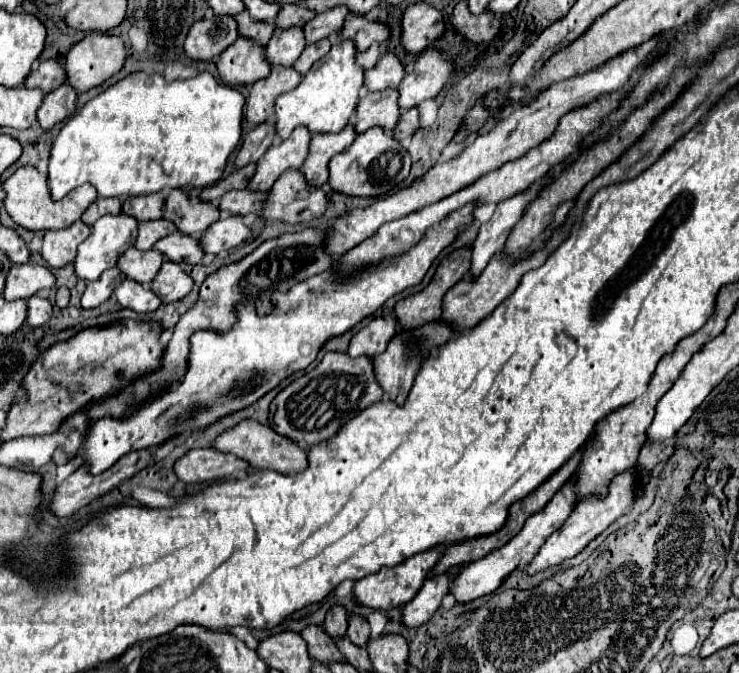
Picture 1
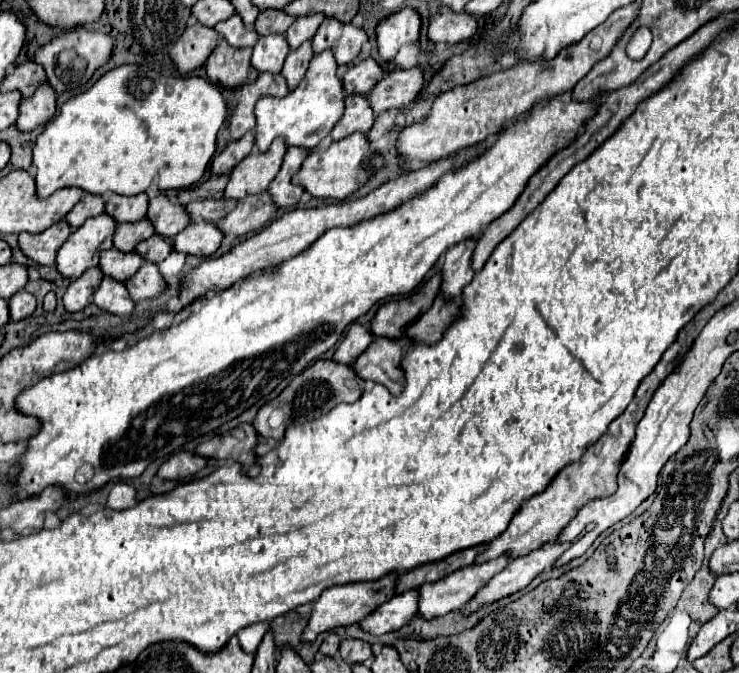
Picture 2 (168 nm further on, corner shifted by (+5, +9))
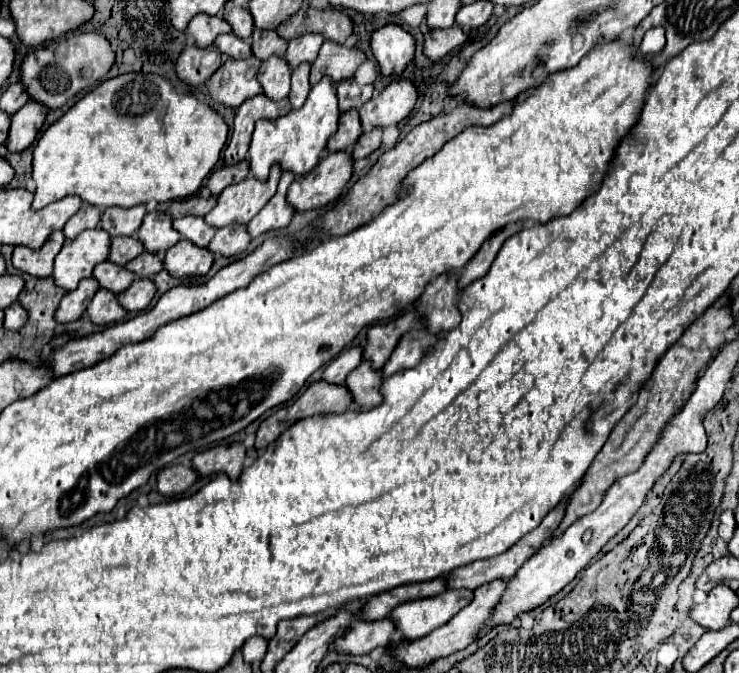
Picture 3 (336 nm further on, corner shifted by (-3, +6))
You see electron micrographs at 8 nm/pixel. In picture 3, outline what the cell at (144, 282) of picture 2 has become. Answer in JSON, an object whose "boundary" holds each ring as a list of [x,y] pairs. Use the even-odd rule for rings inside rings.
{"boundary":[[[144,277],[144,279],[134,279],[134,283],[118,295],[118,301],[128,311],[144,311],[150,307],[154,295],[156,295],[154,281]]]}

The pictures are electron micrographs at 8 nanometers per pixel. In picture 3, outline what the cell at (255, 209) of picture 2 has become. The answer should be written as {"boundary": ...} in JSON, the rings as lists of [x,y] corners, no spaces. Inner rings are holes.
{"boundary":[[[234,223],[230,227],[222,227],[216,231],[214,239],[210,241],[208,249],[214,253],[220,253],[224,257],[232,257],[238,253],[244,253],[250,245],[250,233],[246,225]]]}

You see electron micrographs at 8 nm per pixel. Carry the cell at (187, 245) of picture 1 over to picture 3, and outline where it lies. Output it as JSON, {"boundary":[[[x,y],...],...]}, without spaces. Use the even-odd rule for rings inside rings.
{"boundary":[[[144,251],[142,255],[138,255],[130,263],[126,263],[126,269],[134,271],[138,277],[154,277],[156,273],[160,273],[164,269],[164,261],[158,253]]]}

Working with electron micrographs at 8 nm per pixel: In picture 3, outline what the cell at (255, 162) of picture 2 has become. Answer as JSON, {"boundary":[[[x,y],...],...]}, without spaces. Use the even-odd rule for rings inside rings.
{"boundary":[[[274,165],[266,181],[254,179],[252,175],[240,183],[234,183],[222,191],[216,207],[204,217],[214,227],[226,227],[230,223],[250,223],[250,219],[270,201],[276,193],[282,169]]]}

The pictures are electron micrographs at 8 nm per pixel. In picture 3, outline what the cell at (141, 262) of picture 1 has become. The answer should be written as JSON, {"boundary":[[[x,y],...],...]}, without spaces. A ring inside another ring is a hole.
{"boundary":[[[102,261],[102,263],[98,263],[98,267],[94,267],[94,277],[98,279],[100,287],[110,289],[114,293],[122,293],[122,291],[126,291],[126,287],[130,287],[130,283],[134,281],[136,275],[132,271],[128,271],[126,267],[120,267],[110,261]]]}

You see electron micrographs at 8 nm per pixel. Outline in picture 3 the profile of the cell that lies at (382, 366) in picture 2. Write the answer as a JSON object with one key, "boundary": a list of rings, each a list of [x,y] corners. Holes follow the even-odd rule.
{"boundary":[[[364,361],[348,375],[346,385],[352,389],[354,403],[358,407],[370,409],[384,401],[384,395],[380,393],[382,381],[384,381],[382,371],[376,371],[370,361]]]}

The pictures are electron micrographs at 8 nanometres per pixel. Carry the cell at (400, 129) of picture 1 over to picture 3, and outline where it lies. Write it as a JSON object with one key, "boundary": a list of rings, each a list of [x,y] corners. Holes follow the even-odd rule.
{"boundary":[[[370,129],[366,131],[354,145],[352,149],[352,155],[354,159],[362,159],[362,157],[368,157],[370,153],[374,153],[378,147],[382,145],[382,129]]]}

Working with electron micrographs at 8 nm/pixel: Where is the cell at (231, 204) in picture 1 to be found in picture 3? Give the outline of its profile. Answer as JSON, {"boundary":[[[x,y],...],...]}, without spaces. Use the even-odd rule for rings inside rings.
{"boundary":[[[186,215],[180,219],[174,219],[174,229],[178,229],[184,239],[190,239],[198,247],[206,247],[216,233],[216,227],[208,225],[204,221],[204,217],[196,217],[196,215]]]}

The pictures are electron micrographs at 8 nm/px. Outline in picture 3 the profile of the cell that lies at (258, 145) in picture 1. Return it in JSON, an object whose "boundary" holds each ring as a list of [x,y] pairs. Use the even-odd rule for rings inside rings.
{"boundary":[[[238,161],[234,165],[222,165],[214,169],[214,173],[208,179],[208,189],[212,195],[220,195],[228,185],[238,183],[250,175],[250,163]]]}

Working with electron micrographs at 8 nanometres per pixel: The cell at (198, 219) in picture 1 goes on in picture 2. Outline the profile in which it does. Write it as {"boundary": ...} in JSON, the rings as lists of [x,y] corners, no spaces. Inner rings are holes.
{"boundary":[[[158,194],[156,198],[150,200],[146,218],[154,224],[156,234],[164,238],[174,238],[178,232],[182,232],[190,224],[190,218],[186,216],[184,206],[170,202],[164,194]]]}

